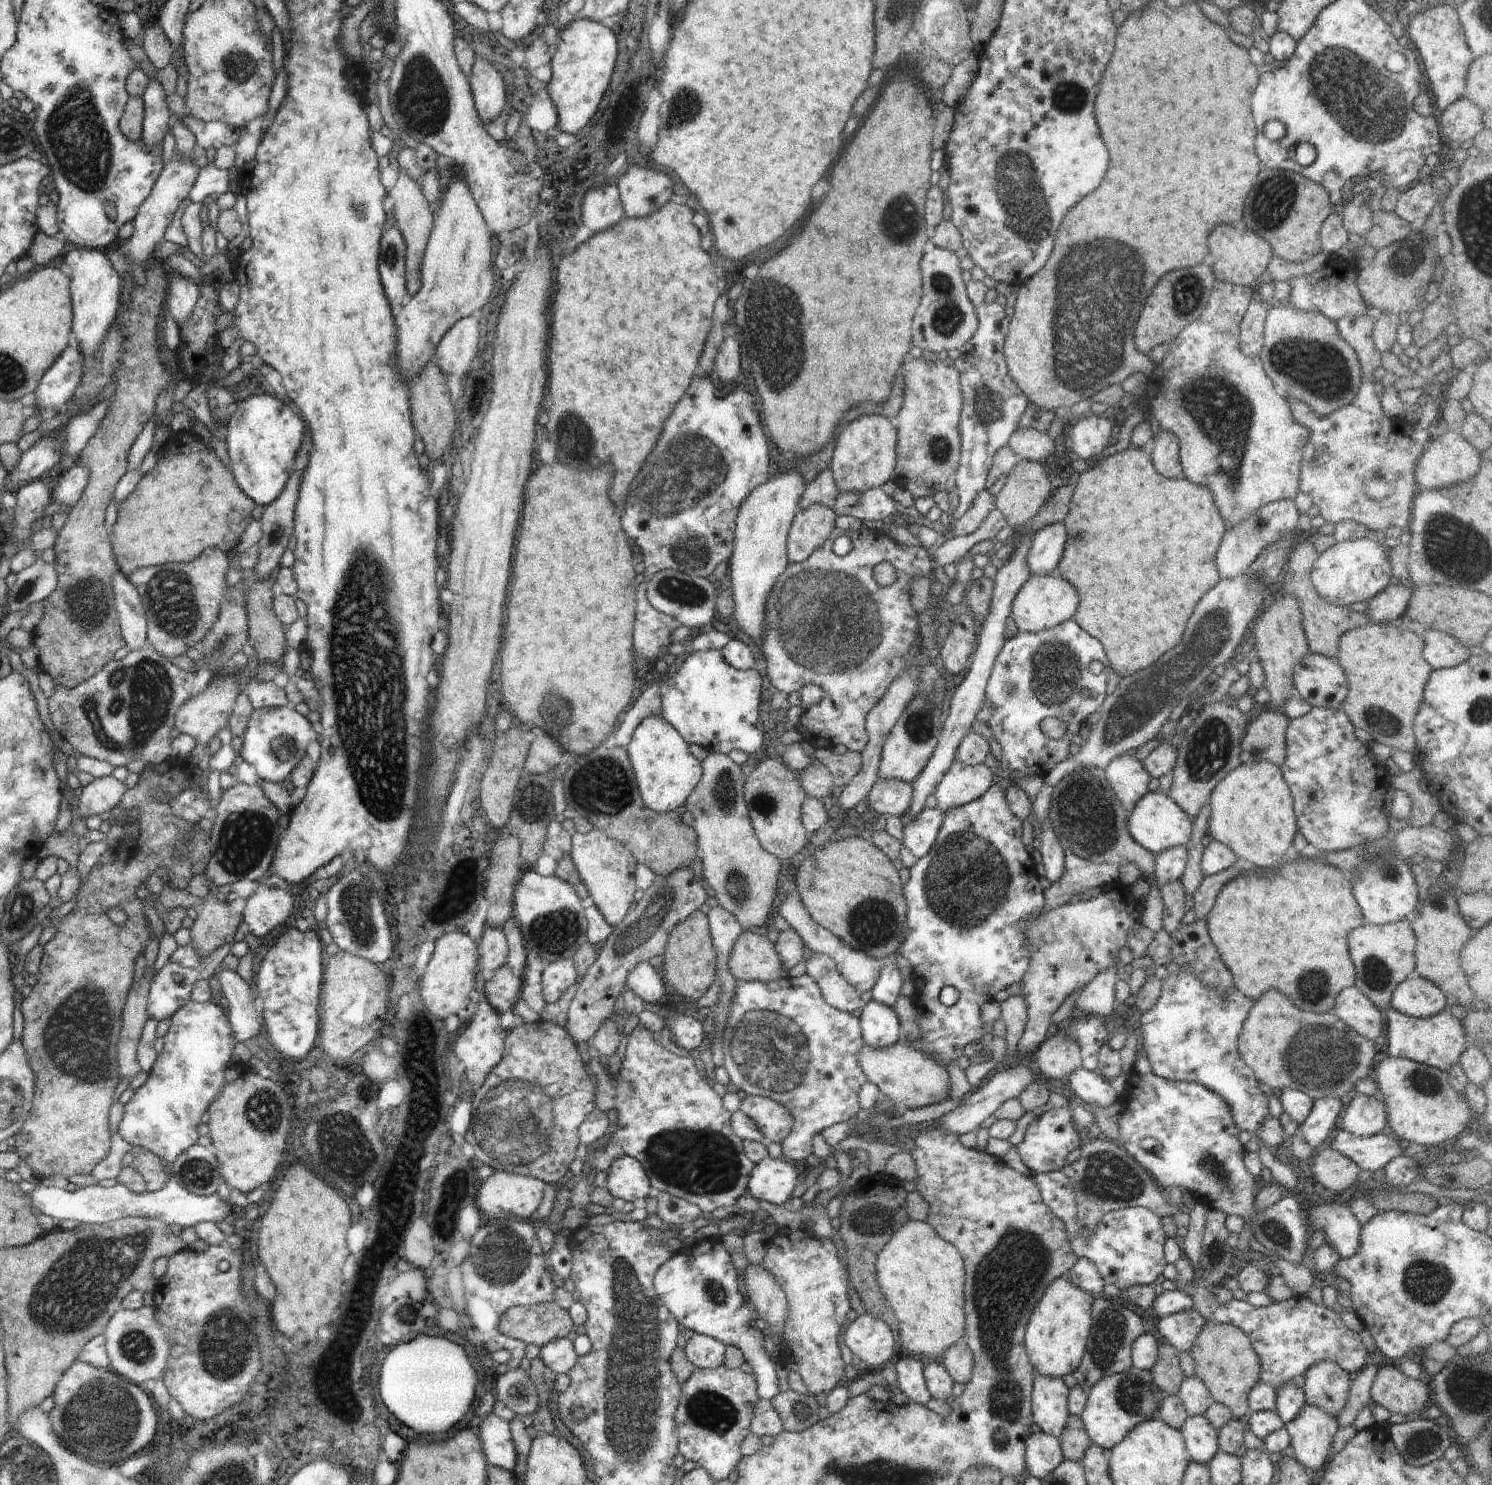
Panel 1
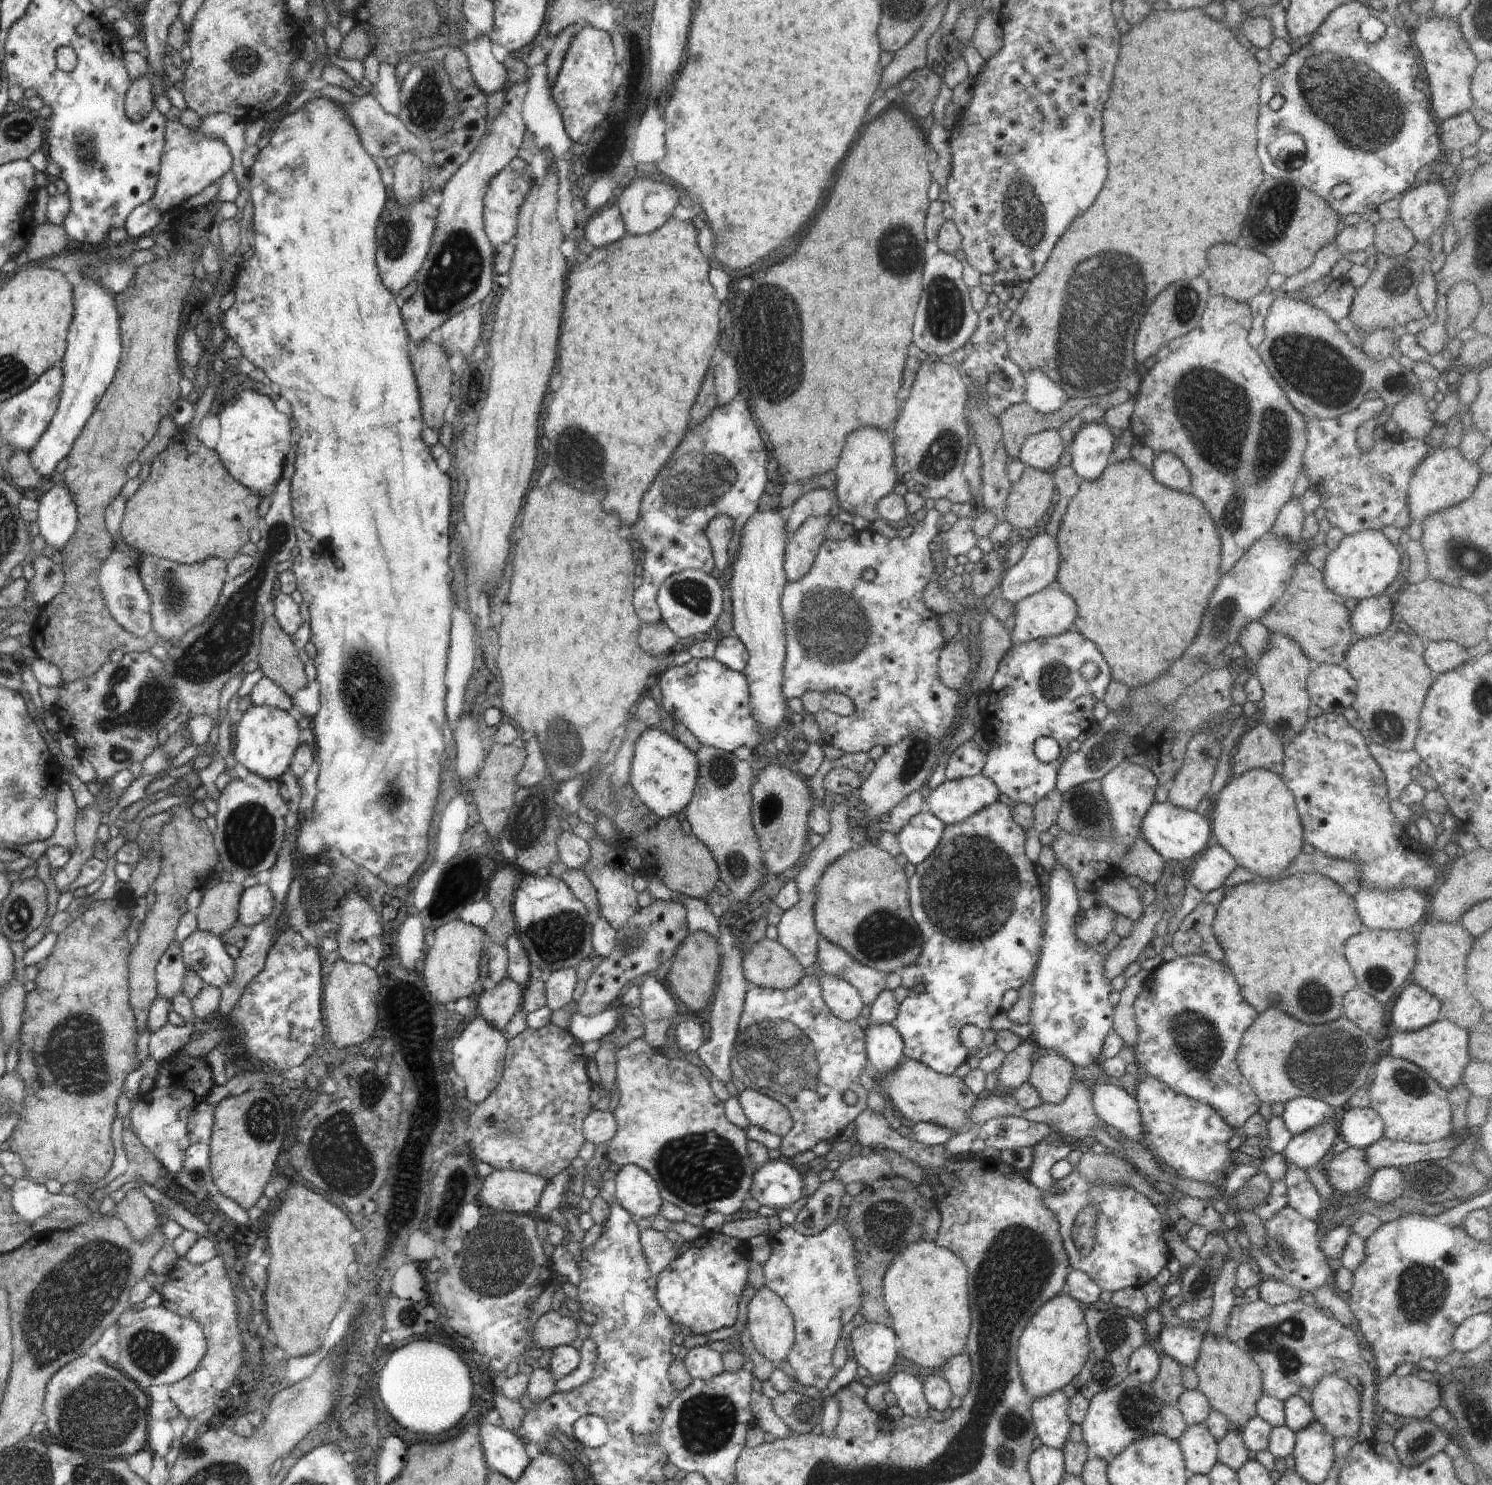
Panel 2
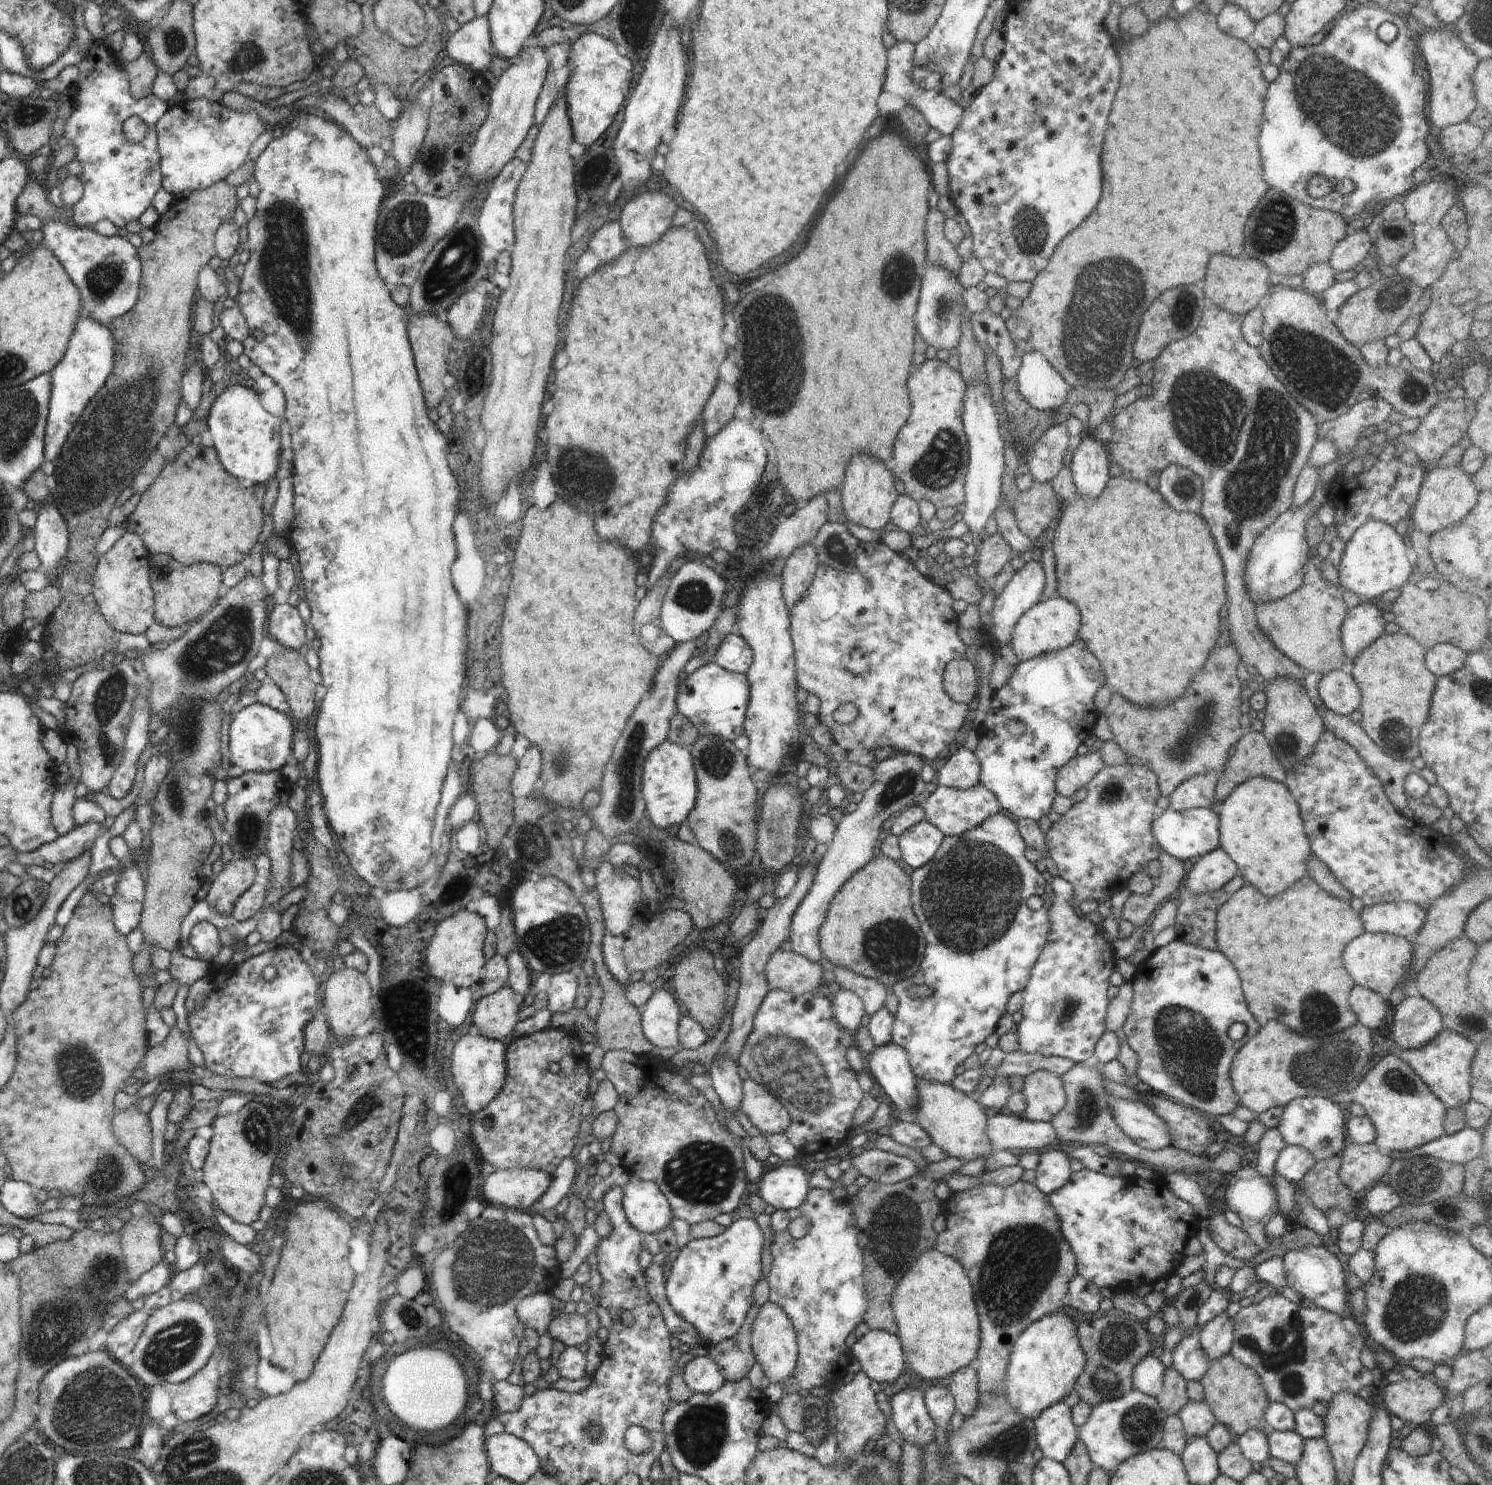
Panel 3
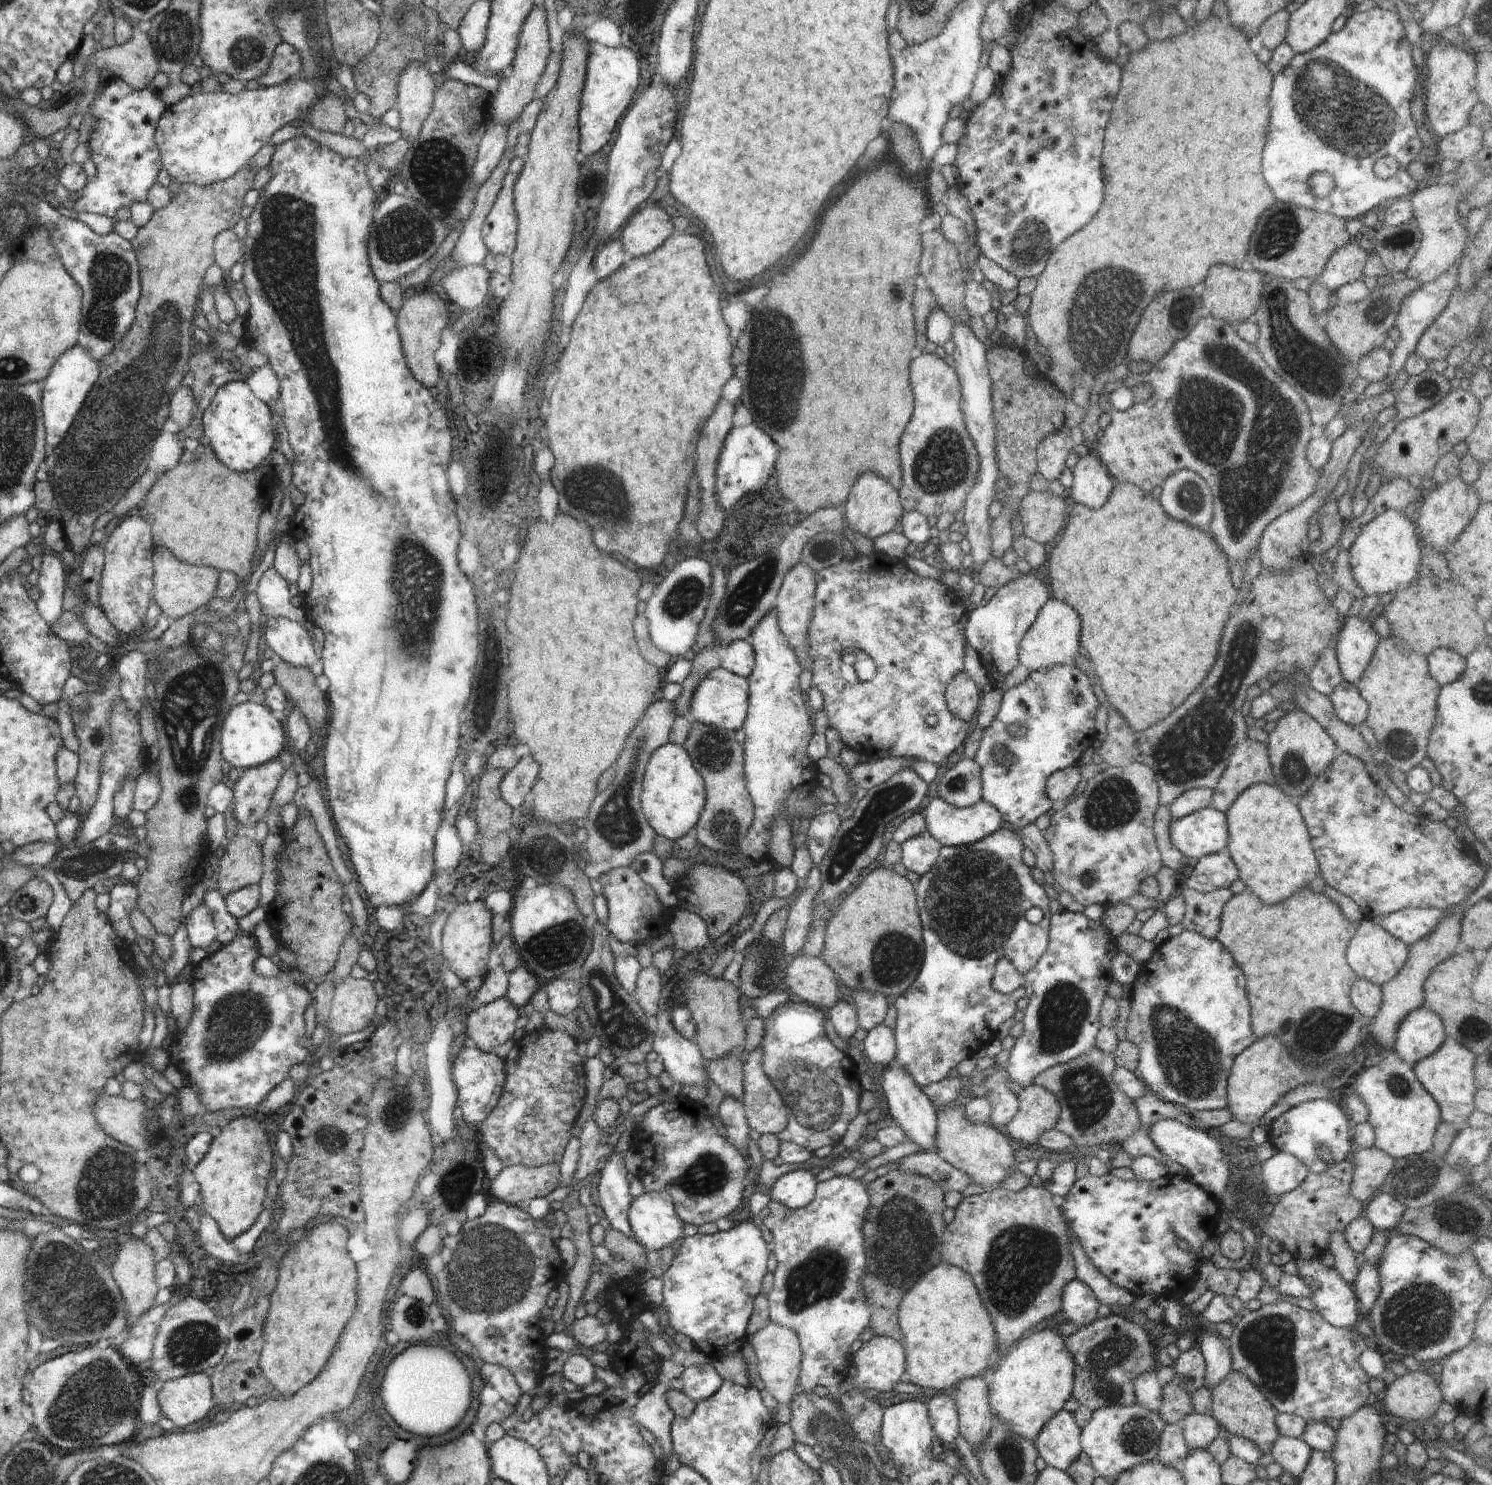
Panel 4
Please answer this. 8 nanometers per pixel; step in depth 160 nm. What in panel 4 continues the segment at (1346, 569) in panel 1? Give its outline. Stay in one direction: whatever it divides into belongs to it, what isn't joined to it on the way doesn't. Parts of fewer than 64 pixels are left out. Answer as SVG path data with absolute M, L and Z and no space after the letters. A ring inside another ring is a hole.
M1386 510L1368 522L1360 530L1348 552L1352 575L1367 596L1380 597L1388 592L1396 594L1400 590L1407 590L1418 578L1424 559L1416 521L1405 516L1404 511L1400 510Z

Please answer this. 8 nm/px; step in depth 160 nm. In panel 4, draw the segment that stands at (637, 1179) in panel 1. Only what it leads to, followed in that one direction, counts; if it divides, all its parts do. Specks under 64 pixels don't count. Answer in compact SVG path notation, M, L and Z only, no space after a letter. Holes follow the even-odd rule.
M644 1192L633 1200L628 1210L633 1237L646 1251L656 1252L675 1245L685 1238L684 1222L680 1221L668 1192Z

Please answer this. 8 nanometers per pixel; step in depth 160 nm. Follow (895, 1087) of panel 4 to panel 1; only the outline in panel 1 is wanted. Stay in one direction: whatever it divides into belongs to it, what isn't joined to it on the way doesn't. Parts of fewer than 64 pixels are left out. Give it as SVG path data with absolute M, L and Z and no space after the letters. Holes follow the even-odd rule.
M871 999L866 1003L859 1021L864 1044L874 1050L882 1050L902 1042L903 1031L897 1013L881 1002Z

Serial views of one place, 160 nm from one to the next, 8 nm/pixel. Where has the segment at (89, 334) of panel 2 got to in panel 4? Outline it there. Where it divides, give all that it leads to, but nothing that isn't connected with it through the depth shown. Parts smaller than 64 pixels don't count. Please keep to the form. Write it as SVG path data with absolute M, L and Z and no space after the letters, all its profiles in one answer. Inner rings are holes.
M76 345L66 350L54 362L49 376L44 380L44 390L41 391L42 414L45 426L45 444L50 450L60 446L68 430L72 428L82 406L88 399L89 393L93 390L98 380L98 362L88 354L84 347Z

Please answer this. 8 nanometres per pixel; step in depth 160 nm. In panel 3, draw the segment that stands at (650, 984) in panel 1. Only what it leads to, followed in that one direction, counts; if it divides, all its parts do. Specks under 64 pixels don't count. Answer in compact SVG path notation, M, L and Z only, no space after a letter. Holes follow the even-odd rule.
M655 988L652 998L641 1010L643 1032L648 1041L660 1049L682 1049L678 1035L681 1018L679 1005L666 990Z

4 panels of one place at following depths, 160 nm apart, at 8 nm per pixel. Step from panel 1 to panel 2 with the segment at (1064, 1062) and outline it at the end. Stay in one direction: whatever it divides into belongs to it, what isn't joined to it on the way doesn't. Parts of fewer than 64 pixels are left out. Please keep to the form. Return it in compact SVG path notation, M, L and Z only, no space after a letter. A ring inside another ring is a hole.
M1046 1051L1038 1062L1033 1062L1027 1082L1036 1090L1042 1104L1058 1106L1066 1099L1074 1079L1074 1066L1060 1054Z

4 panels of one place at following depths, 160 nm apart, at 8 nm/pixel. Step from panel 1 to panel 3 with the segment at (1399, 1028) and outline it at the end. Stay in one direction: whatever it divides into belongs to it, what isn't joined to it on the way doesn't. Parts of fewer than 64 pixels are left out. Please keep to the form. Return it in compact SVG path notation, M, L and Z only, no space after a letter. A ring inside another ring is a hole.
M1444 1029L1432 1042L1412 1050L1400 1050L1397 1056L1406 1062L1428 1086L1432 1092L1444 1104L1444 1108L1464 1107L1471 1100L1471 1088L1475 1078L1471 1074L1471 1064L1475 1056L1476 1045L1460 1034L1449 1029Z

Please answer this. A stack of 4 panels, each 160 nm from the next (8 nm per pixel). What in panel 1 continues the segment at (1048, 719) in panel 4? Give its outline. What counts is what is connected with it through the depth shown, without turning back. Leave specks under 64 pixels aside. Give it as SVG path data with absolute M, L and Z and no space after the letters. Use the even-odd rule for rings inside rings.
M1073 618L1037 633L1019 631L1007 640L994 661L985 690L986 698L993 704L993 717L986 722L1003 750L1002 763L991 762L995 765L996 773L1008 778L1010 772L1018 772L1020 776L1039 776L1042 780L1053 766L1066 760L1072 736L1078 734L1088 716L1099 712L1108 695L1107 672L1110 669L1111 664L1102 643L1082 630ZM1094 660L1103 664L1103 671L1099 674L1090 671L1090 662ZM1048 716L1054 716L1067 724L1067 731L1062 738L1051 739L1040 731L1040 722Z

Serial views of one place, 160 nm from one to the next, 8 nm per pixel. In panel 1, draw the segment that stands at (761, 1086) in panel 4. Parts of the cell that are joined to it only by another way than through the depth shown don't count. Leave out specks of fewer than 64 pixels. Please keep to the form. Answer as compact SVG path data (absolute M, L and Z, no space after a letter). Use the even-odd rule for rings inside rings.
M747 1095L741 1100L740 1110L756 1123L769 1142L782 1142L792 1130L792 1115L775 1099Z

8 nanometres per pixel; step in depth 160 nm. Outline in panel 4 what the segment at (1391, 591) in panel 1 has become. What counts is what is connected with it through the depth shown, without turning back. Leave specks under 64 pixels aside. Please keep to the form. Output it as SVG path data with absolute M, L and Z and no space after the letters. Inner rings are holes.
M1360 616L1345 618L1345 624L1337 635L1336 657L1343 680L1355 685L1360 682L1366 666L1372 660L1380 638L1372 622Z

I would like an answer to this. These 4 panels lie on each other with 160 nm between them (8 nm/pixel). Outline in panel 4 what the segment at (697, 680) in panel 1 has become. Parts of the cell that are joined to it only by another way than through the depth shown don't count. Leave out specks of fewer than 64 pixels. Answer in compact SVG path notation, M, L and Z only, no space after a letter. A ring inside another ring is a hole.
M719 666L700 680L690 702L690 710L683 711L683 713L687 715L687 712L690 712L690 716L699 724L708 724L708 726L736 733L743 729L748 708L749 683L747 678L737 676Z

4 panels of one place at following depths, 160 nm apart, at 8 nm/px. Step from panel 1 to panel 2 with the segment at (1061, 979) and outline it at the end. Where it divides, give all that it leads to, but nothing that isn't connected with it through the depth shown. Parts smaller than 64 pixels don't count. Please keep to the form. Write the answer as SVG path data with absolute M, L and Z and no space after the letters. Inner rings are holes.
M1096 905L1081 911L1082 920L1076 922L1077 933L1089 944L1104 943L1109 934L1114 933L1116 913L1107 905ZM1032 1039L1020 1042L1012 1052L1006 1054L998 1070L996 1090L1009 1093L1025 1084L1033 1066L1032 1056L1041 1050Z

